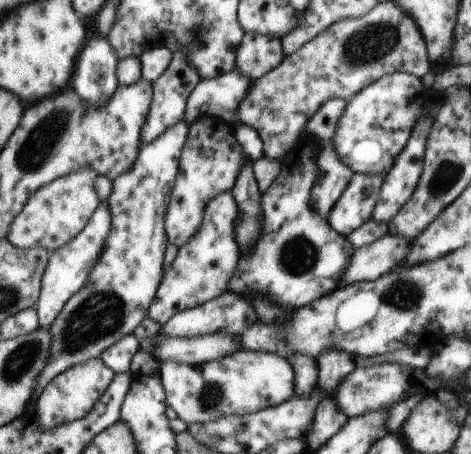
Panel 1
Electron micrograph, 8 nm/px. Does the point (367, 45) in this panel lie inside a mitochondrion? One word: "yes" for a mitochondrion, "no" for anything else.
yes

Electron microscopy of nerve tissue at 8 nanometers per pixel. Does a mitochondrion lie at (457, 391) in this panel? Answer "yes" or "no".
no

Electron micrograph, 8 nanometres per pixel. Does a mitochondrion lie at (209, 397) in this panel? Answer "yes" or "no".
yes

